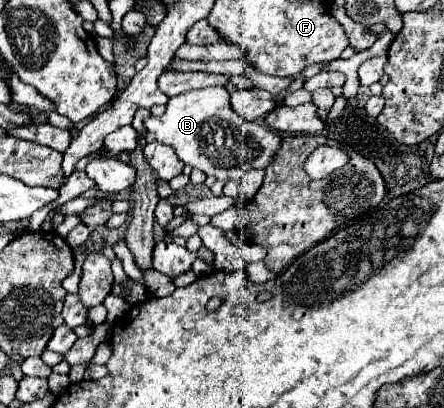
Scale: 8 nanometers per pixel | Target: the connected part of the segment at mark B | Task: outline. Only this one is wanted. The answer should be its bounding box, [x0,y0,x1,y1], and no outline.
[144,86,282,180]

